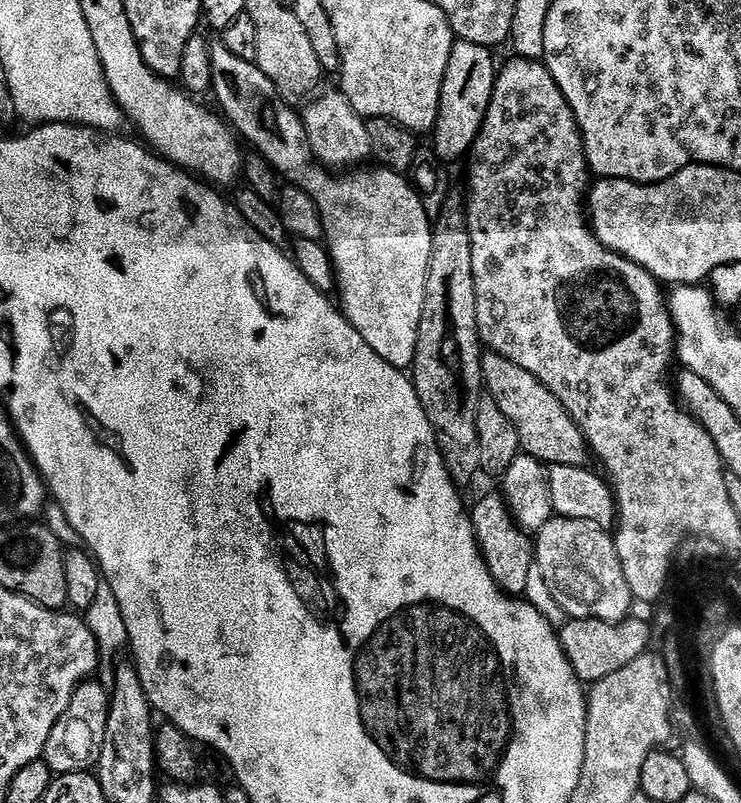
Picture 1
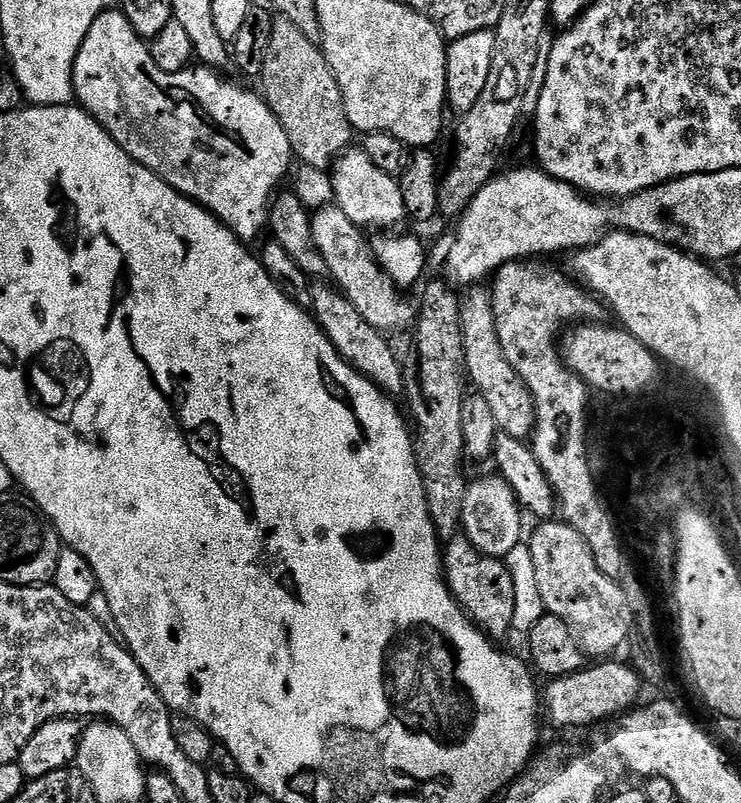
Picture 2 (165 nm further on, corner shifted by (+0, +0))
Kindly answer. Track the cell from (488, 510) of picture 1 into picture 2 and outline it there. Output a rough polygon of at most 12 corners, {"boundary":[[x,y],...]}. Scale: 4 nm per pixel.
{"boundary":[[463,534],[442,567],[452,596],[491,639],[510,634],[515,593],[501,559]]}

